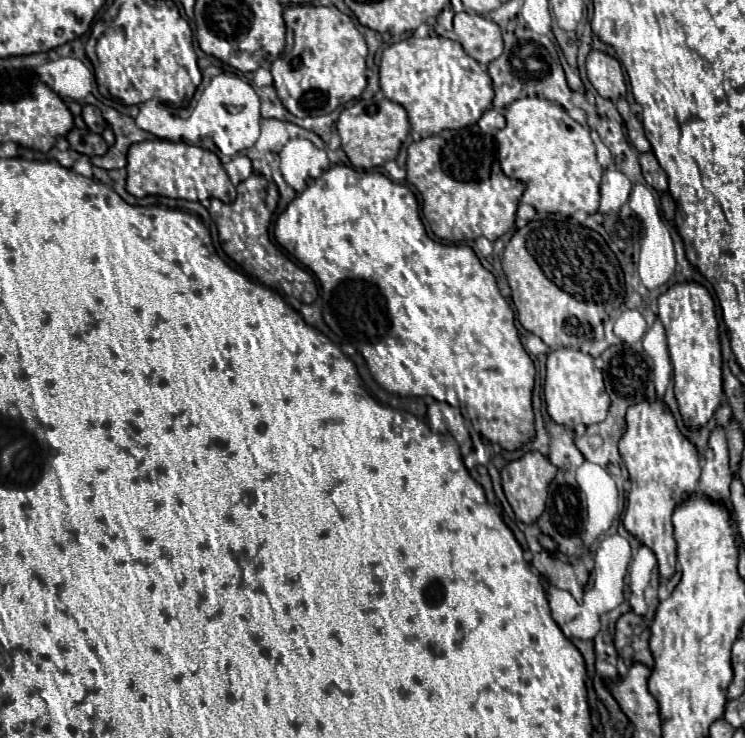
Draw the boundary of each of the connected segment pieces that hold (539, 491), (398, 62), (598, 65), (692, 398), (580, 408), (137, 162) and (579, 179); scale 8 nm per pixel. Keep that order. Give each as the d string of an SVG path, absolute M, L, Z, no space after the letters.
M525 452L521 458L505 464L505 468L501 470L503 492L505 492L507 502L513 508L515 516L521 522L531 524L541 516L541 510L545 508L545 498L547 498L547 486L555 478L555 472L557 472L557 466L553 466L549 462L549 458L543 456L541 452Z
M411 36L385 48L379 64L379 82L383 94L407 110L411 128L421 138L475 124L491 108L493 100L493 84L487 70L459 42L441 36Z
M591 50L587 54L587 78L593 84L593 88L599 92L599 96L617 100L619 96L625 96L625 78L621 64L599 50Z
M693 282L675 284L663 292L657 300L659 312L657 318L665 326L669 356L673 364L673 382L675 398L679 404L681 418L687 428L703 428L717 408L721 406L723 396L723 376L721 376L721 346L719 330L715 318L715 304L709 292Z
M559 348L559 350L555 350L555 352L551 352L547 356L545 404L547 404L547 412L553 418L553 422L557 422L561 426L567 426L567 428L575 428L579 424L589 426L589 424L601 422L607 416L607 410L609 410L609 394L605 392L605 386L603 386L603 374L601 374L601 370L597 370L593 366L593 358L589 354L583 354L579 350Z
M145 140L133 144L127 156L127 172L127 192L131 192L135 198L157 194L167 198L199 202L217 198L225 204L231 204L237 198L237 190L231 184L217 154L193 144L187 146L185 142Z
M519 98L505 108L507 126L495 135L498 160L505 176L517 178L525 182L525 192L521 202L533 206L537 212L563 212L565 216L575 210L583 210L587 214L595 214L599 208L599 182L603 176L603 168L595 156L595 144L591 140L589 130L575 122L567 110L555 102L541 98Z

